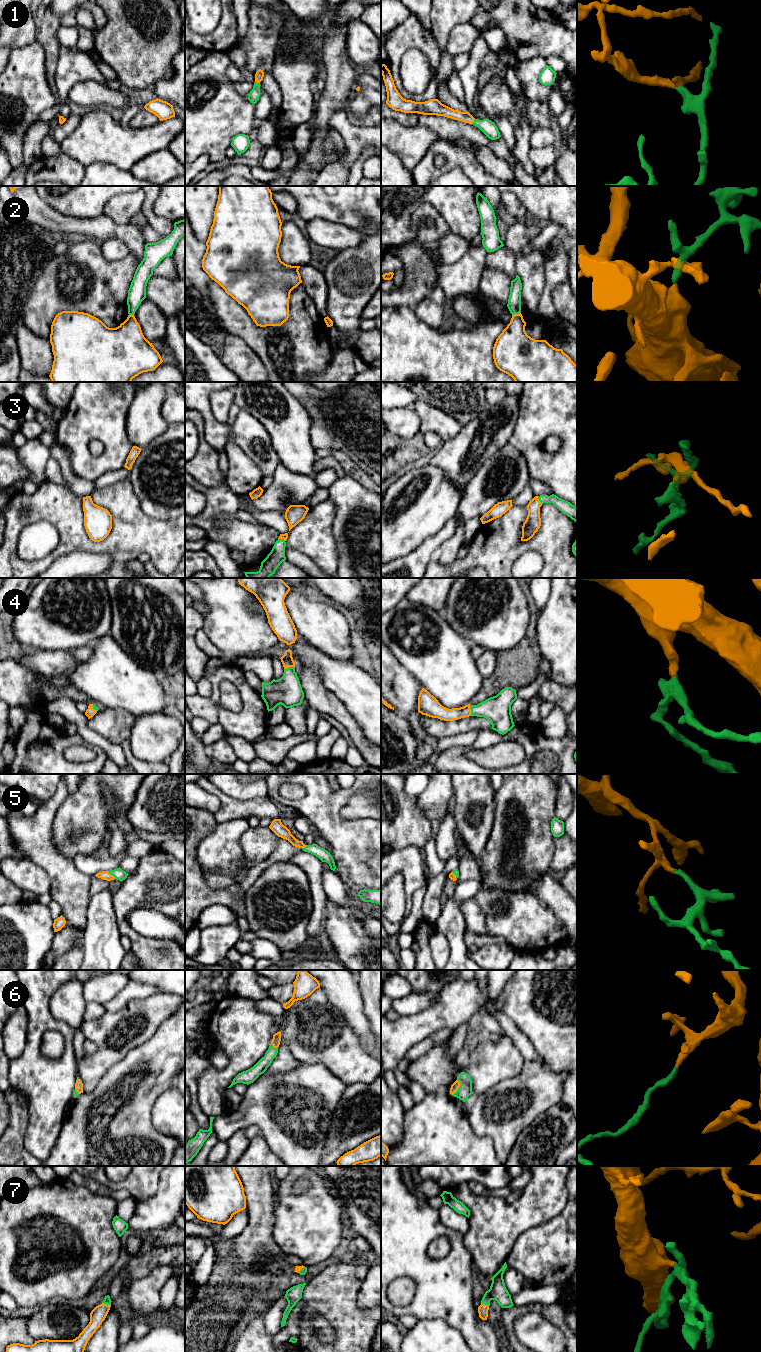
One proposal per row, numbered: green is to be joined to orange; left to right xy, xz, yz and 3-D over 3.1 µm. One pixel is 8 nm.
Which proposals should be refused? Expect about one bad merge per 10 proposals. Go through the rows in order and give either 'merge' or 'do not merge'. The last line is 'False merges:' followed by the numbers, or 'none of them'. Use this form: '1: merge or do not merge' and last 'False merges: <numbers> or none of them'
1: merge
2: merge
3: merge
4: merge
5: merge
6: merge
7: merge
False merges: none of them

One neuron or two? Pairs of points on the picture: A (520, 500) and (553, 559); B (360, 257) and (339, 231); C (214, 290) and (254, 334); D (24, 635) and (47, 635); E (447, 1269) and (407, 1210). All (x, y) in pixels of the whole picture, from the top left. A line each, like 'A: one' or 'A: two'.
A: two
B: two
C: one
D: one
E: one

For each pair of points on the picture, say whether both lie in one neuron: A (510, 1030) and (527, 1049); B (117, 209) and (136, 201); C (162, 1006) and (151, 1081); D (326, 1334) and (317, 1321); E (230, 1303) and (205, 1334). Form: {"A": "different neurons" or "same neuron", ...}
{"A": "same neuron", "B": "same neuron", "C": "different neurons", "D": "same neuron", "E": "same neuron"}

